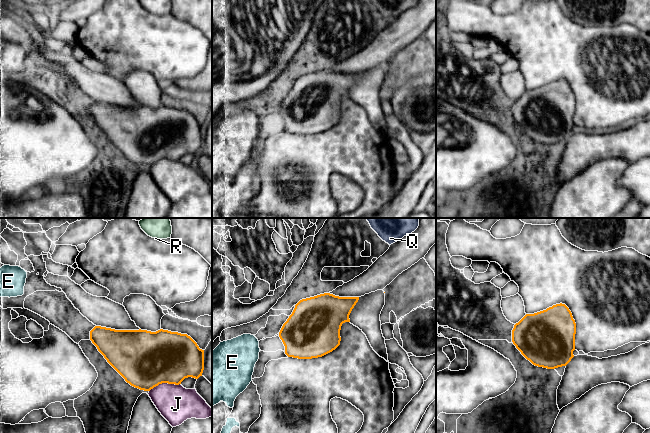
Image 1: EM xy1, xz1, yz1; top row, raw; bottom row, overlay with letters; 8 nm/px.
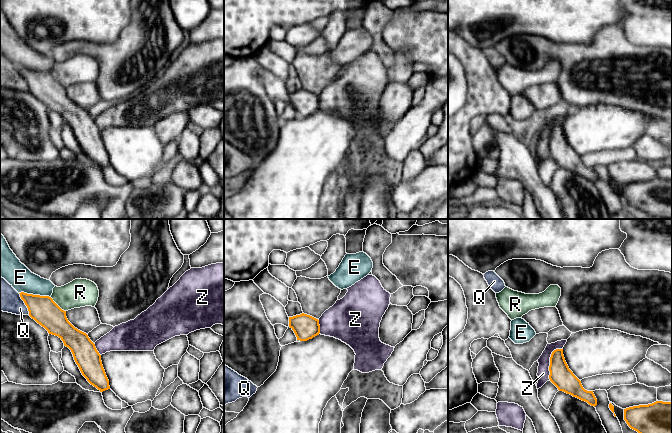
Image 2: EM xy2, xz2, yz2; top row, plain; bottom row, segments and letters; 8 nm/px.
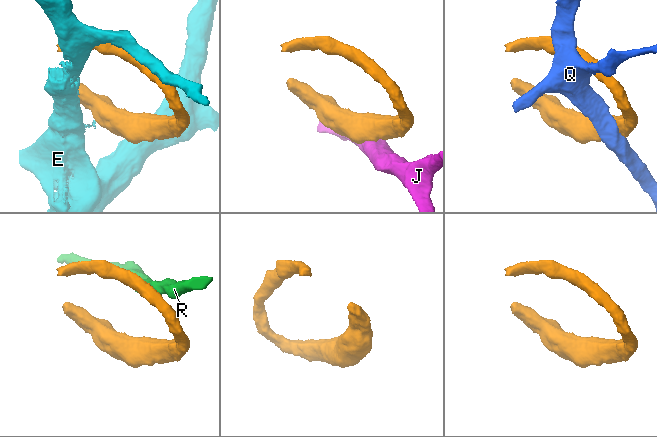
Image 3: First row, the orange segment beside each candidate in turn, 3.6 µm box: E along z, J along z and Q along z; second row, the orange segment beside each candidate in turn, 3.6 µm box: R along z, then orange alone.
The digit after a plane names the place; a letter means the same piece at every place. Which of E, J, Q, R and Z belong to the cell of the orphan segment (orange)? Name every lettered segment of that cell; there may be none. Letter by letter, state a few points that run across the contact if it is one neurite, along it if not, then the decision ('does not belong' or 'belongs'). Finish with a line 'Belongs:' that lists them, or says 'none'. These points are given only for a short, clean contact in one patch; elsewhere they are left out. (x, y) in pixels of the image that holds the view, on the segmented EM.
E: does not belong
J: does not belong
Q: does not belong
R: line xy2 (50, 297), (65, 311); does not belong
Z: line yz2 (562, 348), (556, 348), (551, 354), (549, 379); does not belong
Belongs: none

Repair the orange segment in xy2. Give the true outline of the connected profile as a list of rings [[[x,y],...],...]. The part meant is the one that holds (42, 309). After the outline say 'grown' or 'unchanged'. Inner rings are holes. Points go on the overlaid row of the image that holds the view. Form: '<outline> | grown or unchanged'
[[[19,293],[28,308],[29,316],[44,327],[49,334],[58,336],[68,347],[82,375],[100,392],[110,389],[102,365],[101,355],[88,335],[75,328],[51,297]]] | unchanged

